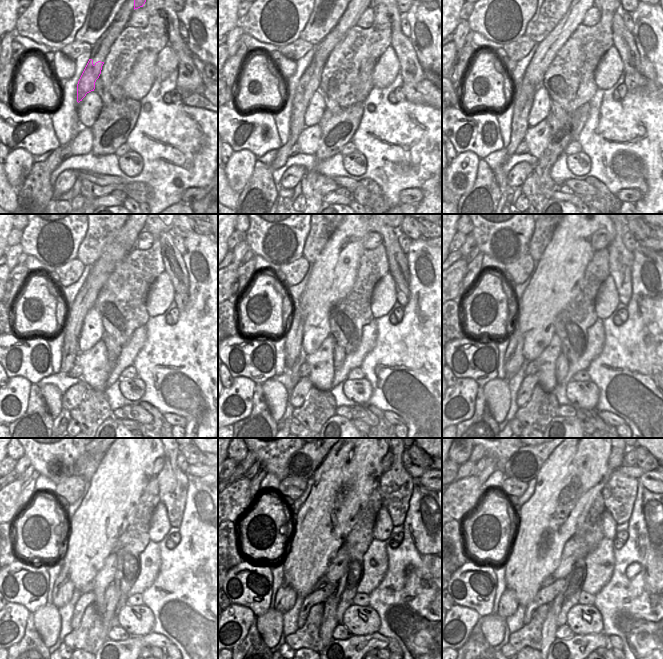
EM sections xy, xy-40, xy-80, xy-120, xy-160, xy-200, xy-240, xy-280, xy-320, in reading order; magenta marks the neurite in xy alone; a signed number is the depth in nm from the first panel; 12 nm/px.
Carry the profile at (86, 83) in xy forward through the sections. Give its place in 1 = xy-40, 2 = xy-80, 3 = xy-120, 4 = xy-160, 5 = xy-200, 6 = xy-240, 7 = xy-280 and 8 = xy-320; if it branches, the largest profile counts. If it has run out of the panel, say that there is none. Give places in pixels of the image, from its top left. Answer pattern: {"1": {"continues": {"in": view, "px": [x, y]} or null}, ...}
{"1": {"continues": {"in": "xy-40", "px": [310, 81]}}, "2": {"continues": {"in": "xy-80", "px": [533, 78]}}, "3": {"continues": {"in": "xy-120", "px": [99, 273]}}, "4": {"continues": {"in": "xy-160", "px": [293, 346]}}, "5": {"continues": {"in": "xy-200", "px": [513, 360]}}, "6": {"continues": {"in": "xy-240", "px": [63, 589]}}, "7": {"continues": {"in": "xy-280", "px": [285, 598]}}, "8": {"continues": {"in": "xy-320", "px": [508, 603]}}}

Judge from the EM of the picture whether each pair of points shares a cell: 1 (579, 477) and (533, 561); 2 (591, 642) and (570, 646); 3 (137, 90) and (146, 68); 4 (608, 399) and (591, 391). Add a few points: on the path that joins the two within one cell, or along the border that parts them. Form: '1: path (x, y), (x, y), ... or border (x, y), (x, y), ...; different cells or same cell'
1: path (562, 498), (559, 507), (545, 523), (539, 540); same cell
2: path (585, 640), (580, 638), (574, 640); same cell
3: path (137, 85), (144, 73); same cell
4: border (589, 380), (598, 388), (598, 403), (595, 409); different cells

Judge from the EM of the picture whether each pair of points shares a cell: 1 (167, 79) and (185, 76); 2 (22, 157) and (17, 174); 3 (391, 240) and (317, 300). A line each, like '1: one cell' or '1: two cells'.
1: two cells
2: one cell
3: one cell

